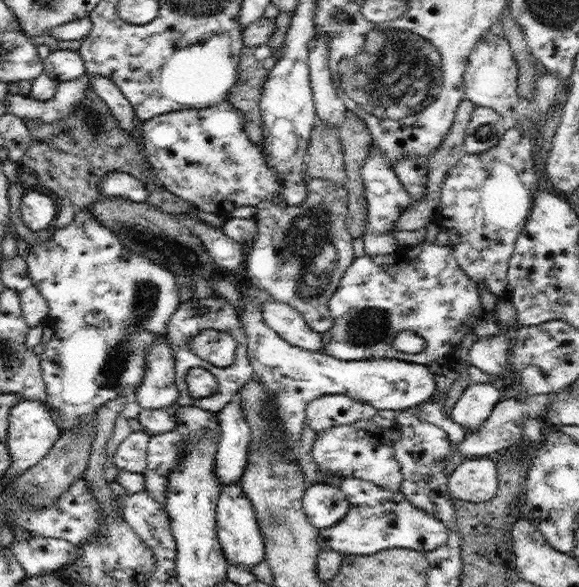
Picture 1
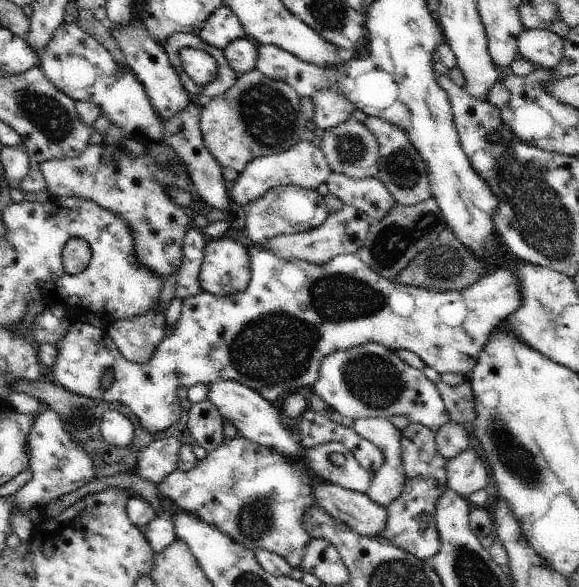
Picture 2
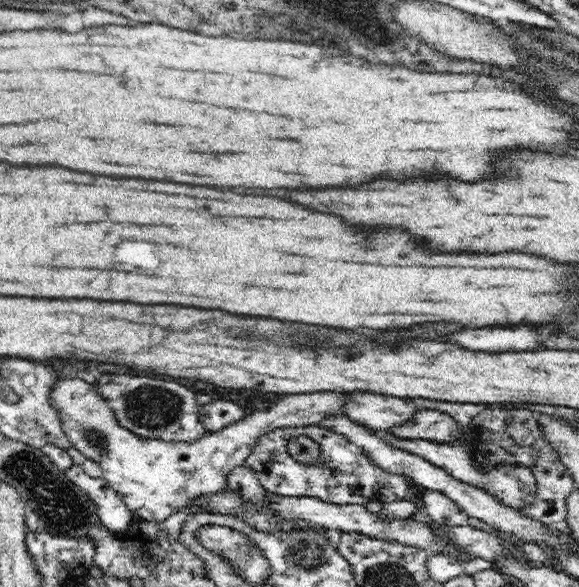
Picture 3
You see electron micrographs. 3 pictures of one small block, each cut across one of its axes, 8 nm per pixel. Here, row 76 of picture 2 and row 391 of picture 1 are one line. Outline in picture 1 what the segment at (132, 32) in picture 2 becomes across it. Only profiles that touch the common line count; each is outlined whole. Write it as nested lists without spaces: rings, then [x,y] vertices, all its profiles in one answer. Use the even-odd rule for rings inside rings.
[[[168,336],[160,337],[160,339],[156,340],[157,342],[149,348],[147,354],[145,377],[133,397],[143,409],[178,406],[179,390],[174,381],[175,371],[172,345],[167,341]]]

